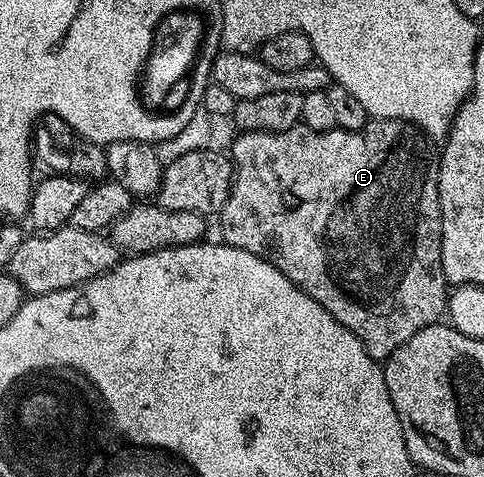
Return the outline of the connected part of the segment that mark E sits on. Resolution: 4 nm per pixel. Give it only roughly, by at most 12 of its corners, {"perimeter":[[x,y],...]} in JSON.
{"perimeter":[[241,131],[220,238],[388,359],[442,322],[424,131]]}

